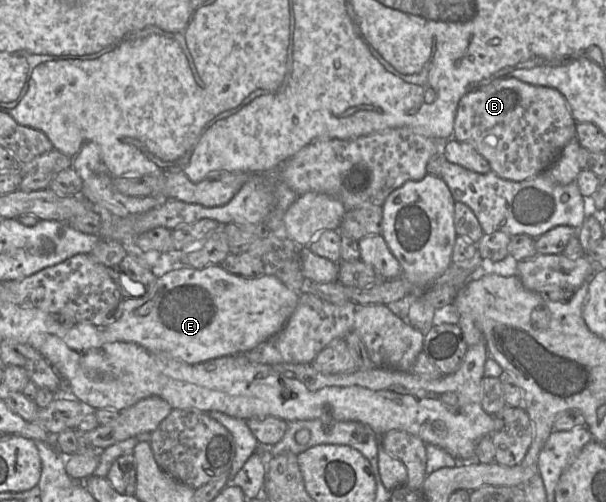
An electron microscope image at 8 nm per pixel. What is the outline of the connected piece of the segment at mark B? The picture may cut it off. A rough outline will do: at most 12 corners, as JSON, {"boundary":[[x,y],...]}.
{"boundary":[[506,77],[460,99],[453,138],[501,178],[576,137],[557,89]]}

